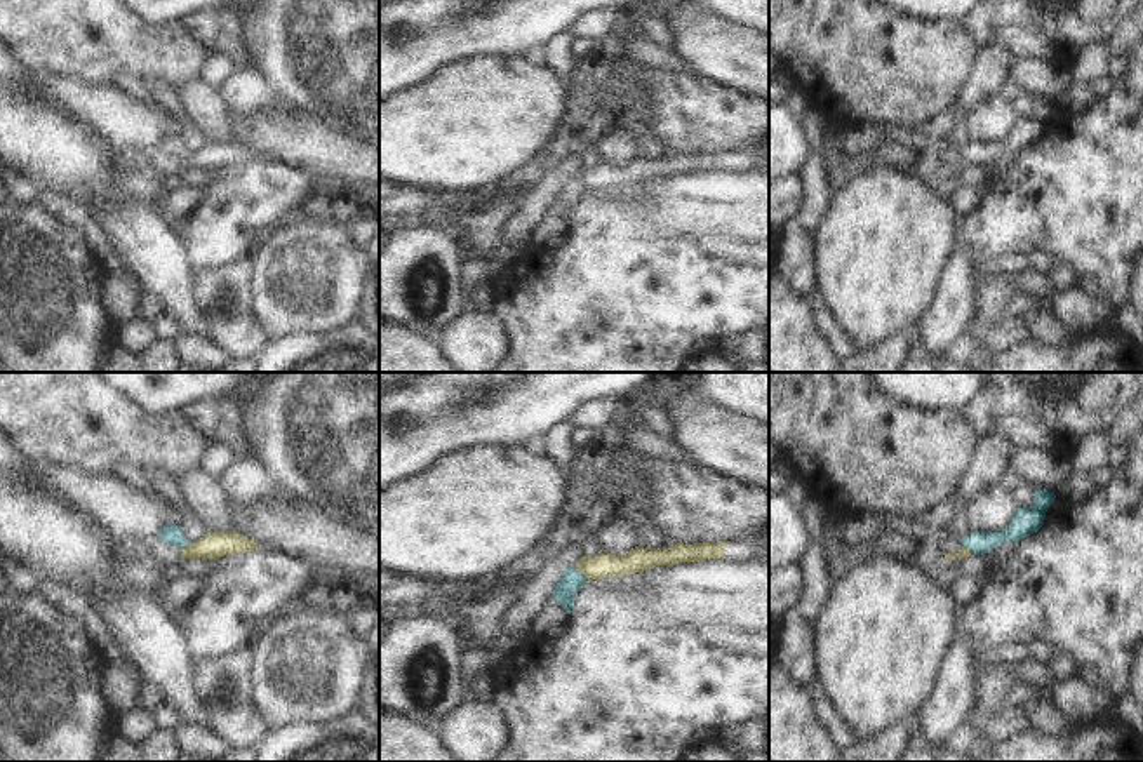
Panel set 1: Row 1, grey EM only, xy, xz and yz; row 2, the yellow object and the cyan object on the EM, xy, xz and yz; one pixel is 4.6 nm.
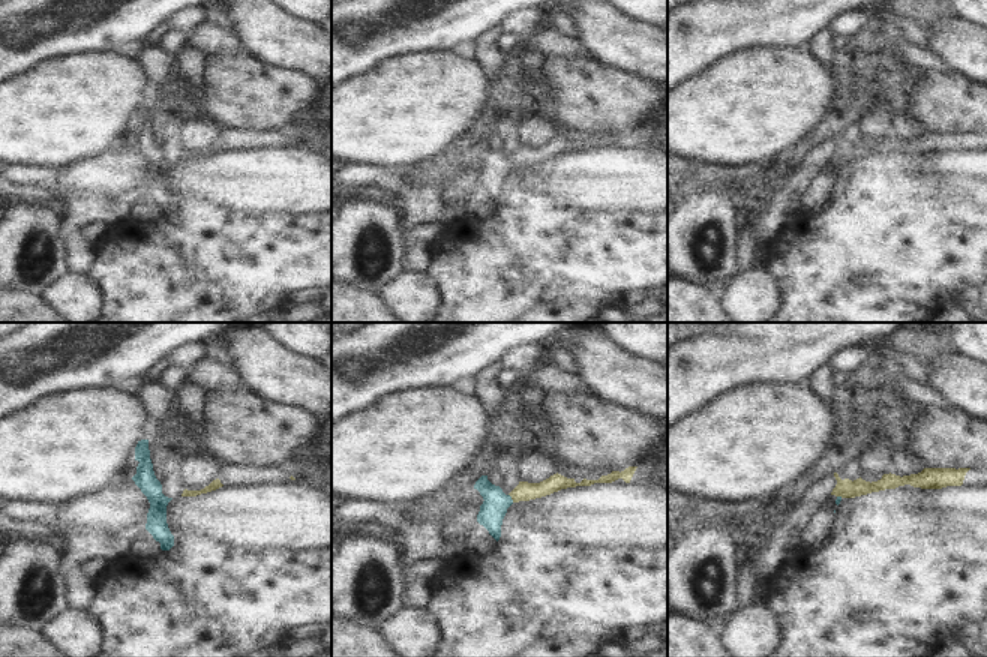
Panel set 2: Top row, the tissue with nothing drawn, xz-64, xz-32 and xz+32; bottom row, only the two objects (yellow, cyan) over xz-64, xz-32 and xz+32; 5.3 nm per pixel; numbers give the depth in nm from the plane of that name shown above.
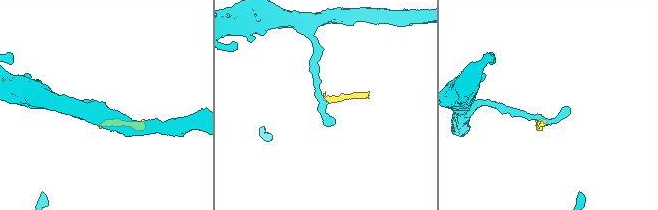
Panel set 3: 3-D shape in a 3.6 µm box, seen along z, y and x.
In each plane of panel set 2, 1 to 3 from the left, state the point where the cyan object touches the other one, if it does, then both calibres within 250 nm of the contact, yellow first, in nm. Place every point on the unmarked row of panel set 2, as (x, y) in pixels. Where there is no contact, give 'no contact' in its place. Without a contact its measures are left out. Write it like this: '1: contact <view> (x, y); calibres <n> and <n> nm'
1: no contact
2: contact xz-32 (512, 162); calibres 100 and 140 nm
3: contact xz+32 (840, 159); calibres 100 and 30 nm

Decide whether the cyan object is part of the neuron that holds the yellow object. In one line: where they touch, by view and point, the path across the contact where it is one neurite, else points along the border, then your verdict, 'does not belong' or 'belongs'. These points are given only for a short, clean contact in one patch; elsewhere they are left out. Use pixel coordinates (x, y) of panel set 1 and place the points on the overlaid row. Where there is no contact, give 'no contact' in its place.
contact xz (580, 571); border xz (573, 566), (587, 578); does not belong

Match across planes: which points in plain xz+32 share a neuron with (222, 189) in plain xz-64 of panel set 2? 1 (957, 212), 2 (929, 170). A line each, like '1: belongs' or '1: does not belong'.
1: does not belong
2: belongs

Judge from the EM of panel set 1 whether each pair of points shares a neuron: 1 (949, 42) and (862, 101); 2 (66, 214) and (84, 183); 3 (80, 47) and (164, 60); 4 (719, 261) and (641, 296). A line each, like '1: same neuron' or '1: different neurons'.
1: same neuron
2: different neurons
3: same neuron
4: same neuron

